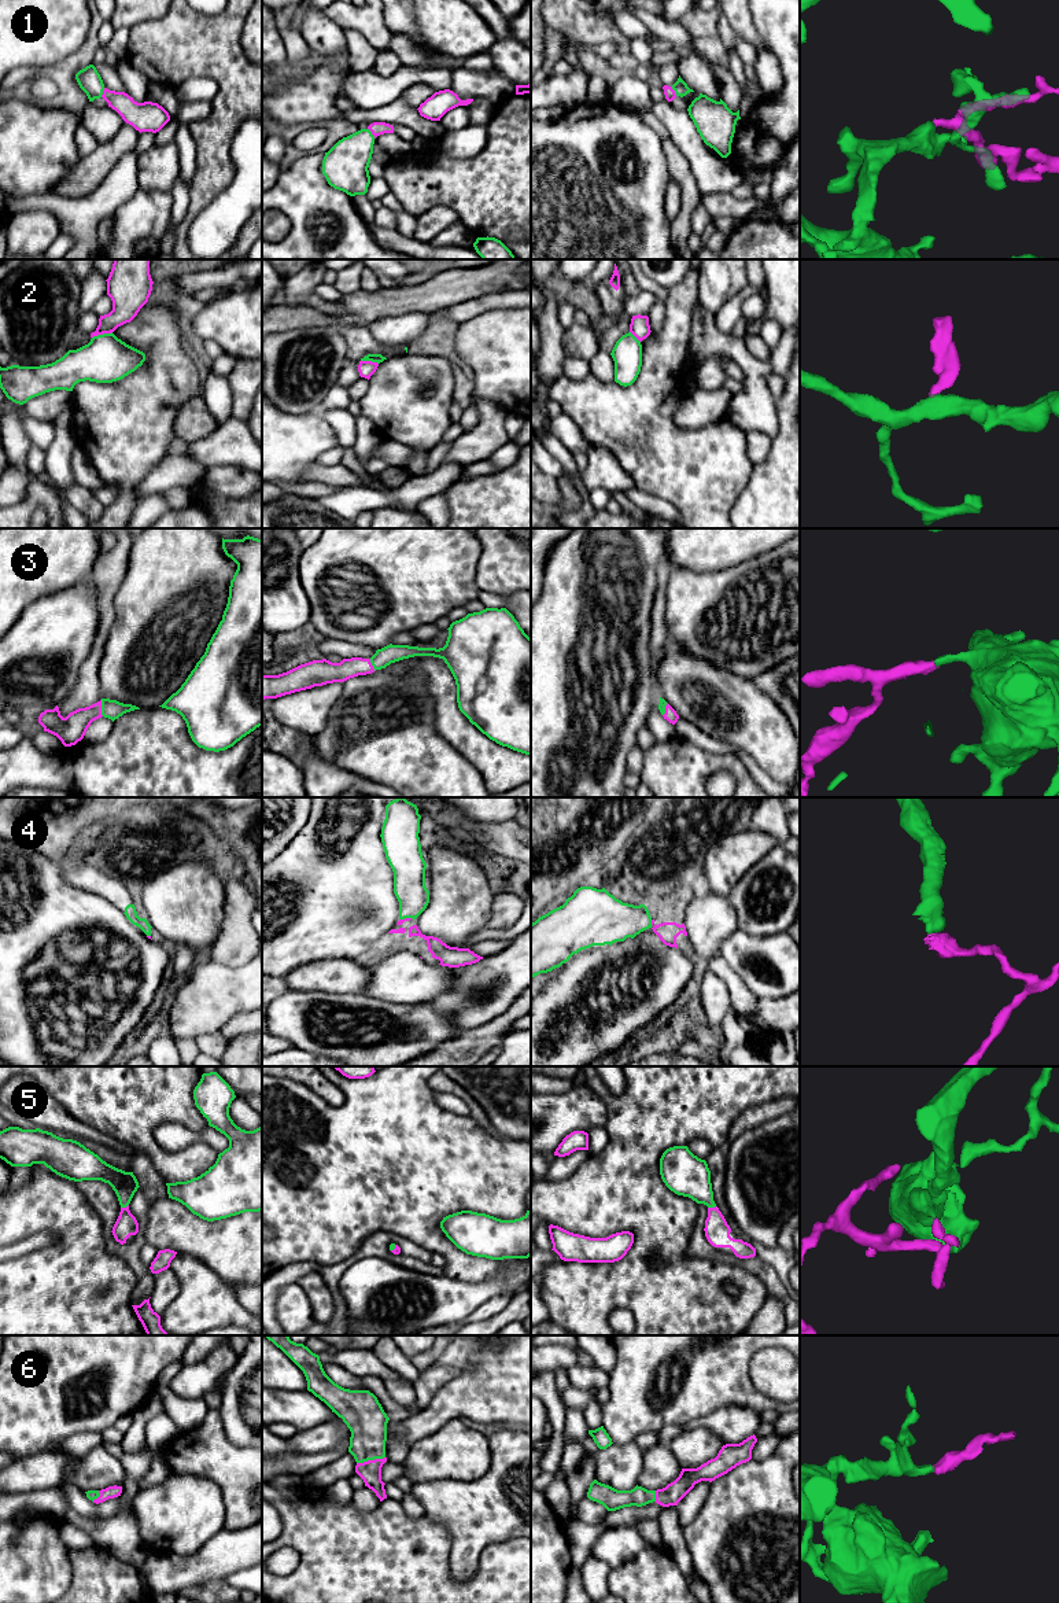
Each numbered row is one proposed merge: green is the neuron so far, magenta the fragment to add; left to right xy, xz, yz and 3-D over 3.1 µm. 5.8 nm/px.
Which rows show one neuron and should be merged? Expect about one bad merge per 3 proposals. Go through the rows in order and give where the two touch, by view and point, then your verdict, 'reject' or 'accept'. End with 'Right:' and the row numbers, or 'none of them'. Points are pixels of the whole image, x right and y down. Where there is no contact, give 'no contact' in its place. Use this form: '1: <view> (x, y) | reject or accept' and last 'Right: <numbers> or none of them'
1: xz (371, 133) | accept
2: xy (103, 334) | reject
3: xy (102, 708) | accept
4: xz (405, 917) | accept
5: xy (124, 1207) | accept
6: xz (371, 1459) | accept
Right: 1, 3, 4, 5, 6

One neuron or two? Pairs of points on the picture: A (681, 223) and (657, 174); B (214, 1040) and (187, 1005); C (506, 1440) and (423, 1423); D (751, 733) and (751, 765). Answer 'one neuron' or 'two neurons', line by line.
A: two neurons
B: two neurons
C: two neurons
D: two neurons

